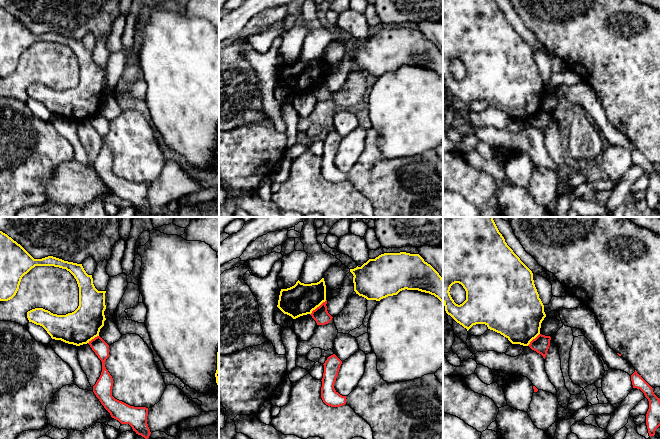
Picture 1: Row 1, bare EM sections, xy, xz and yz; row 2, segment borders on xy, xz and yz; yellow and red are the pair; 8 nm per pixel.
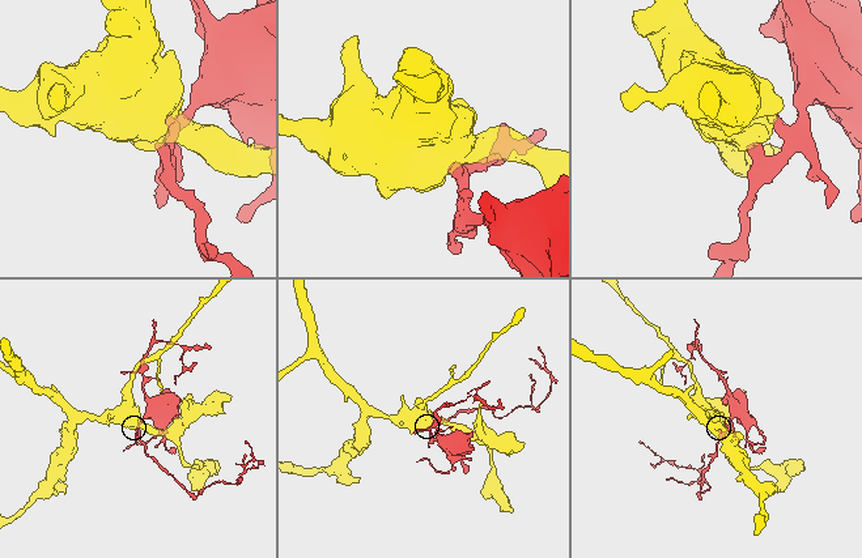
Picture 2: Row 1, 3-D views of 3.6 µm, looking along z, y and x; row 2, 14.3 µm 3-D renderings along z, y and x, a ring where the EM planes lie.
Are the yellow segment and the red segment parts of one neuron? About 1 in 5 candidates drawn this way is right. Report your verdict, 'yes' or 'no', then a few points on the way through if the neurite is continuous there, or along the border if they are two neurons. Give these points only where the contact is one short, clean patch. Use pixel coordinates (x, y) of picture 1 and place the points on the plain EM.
no; border xz (326, 76), (310, 90)

